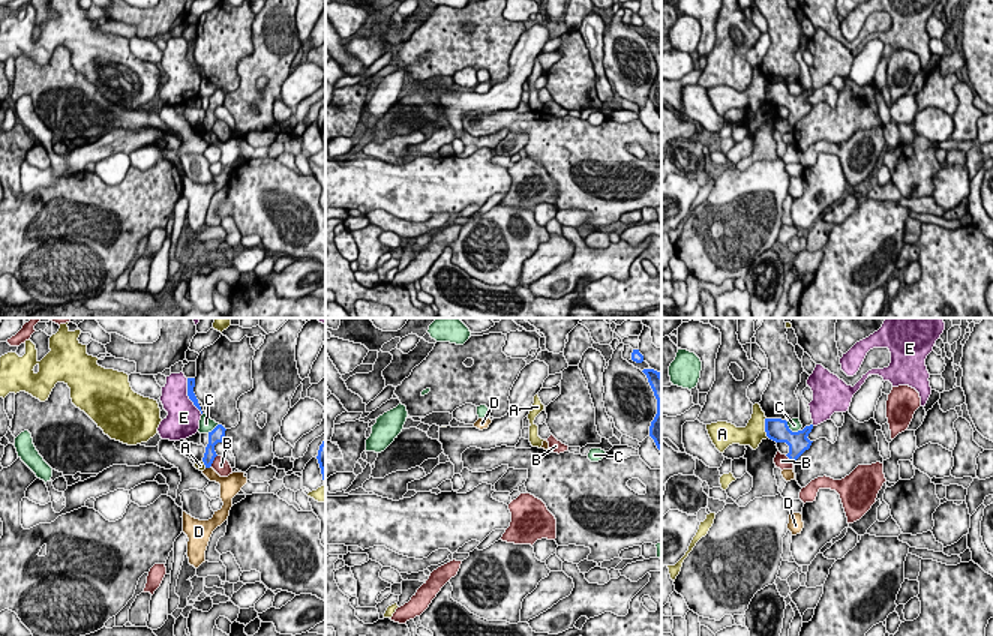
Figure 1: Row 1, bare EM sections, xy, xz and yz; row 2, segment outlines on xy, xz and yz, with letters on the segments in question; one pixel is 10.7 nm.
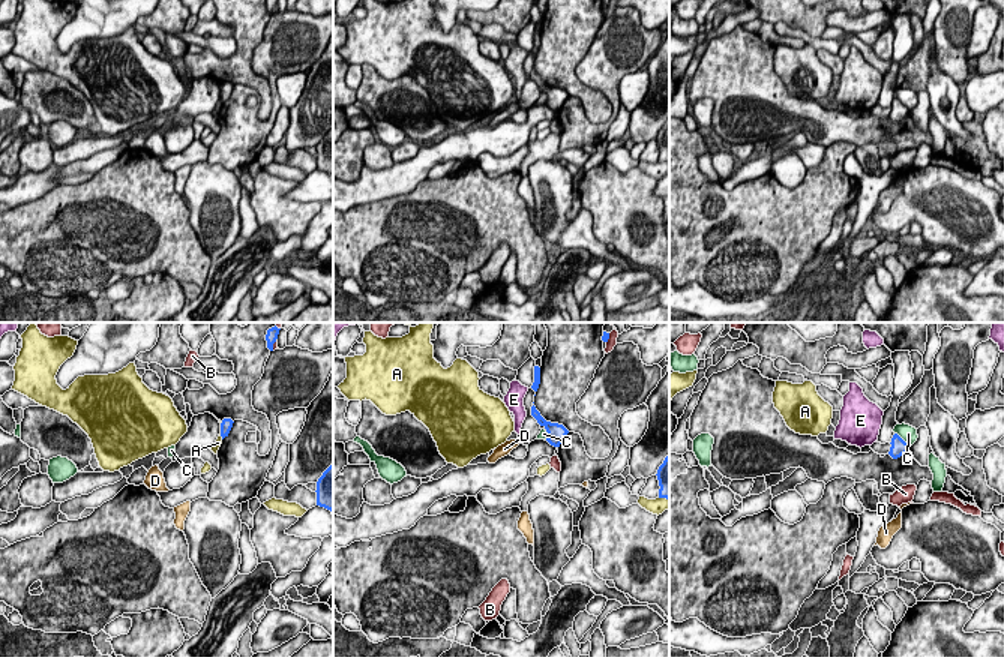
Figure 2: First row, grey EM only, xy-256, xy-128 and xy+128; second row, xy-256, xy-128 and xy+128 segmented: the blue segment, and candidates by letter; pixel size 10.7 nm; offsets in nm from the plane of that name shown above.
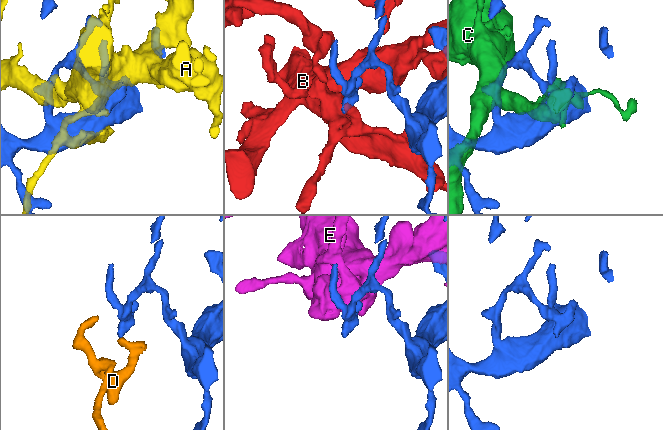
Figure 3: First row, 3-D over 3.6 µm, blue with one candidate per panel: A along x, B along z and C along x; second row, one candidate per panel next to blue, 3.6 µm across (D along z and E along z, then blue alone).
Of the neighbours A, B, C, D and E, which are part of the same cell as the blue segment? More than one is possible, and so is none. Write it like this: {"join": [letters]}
{"join": []}

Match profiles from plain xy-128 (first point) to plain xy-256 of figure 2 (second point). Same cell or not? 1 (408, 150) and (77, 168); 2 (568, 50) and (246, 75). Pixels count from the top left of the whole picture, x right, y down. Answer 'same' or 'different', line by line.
1: different
2: same

